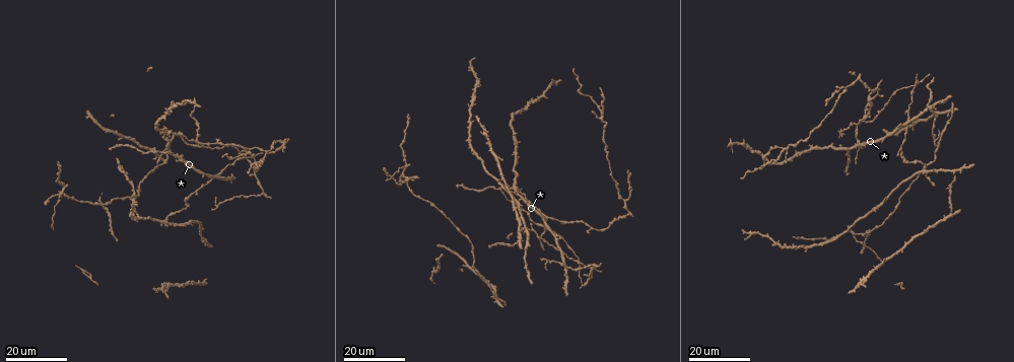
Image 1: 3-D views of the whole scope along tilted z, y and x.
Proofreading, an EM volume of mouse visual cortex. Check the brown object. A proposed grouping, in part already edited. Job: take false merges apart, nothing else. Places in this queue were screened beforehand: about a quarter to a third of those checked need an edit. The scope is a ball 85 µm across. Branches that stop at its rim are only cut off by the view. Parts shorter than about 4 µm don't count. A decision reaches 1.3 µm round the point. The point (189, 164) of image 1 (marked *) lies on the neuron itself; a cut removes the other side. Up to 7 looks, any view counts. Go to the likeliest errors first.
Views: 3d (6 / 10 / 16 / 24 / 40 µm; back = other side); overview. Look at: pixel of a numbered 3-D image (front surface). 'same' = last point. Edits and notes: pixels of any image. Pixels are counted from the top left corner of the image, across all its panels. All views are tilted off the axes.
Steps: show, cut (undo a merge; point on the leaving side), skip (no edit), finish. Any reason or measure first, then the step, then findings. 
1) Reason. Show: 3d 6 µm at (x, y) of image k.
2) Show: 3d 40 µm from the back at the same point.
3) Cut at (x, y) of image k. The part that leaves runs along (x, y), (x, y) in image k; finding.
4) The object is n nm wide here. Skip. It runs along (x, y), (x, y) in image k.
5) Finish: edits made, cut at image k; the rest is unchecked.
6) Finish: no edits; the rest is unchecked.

Three arms meet. Show: 3d 24 µm at (852, 234) of image 1.

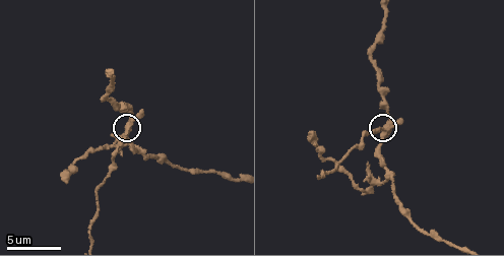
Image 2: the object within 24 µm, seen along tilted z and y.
Closer look. Show: 3d 6 µm at (382, 131) of image 2.

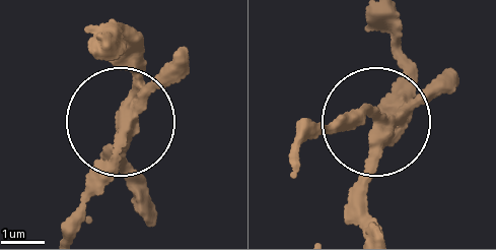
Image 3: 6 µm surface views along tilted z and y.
The object is 250 nm wide here. Cut at (167, 82) of image 3. A second neuron is stuck on.

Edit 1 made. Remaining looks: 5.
Three arms meet. Show: 3d 16 µm at (215, 144) of image 1.

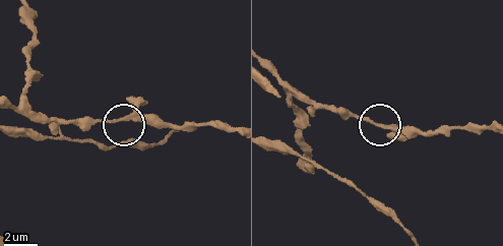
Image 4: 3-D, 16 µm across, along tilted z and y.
Show: 3d 10 µm at (129, 117) of image 4.

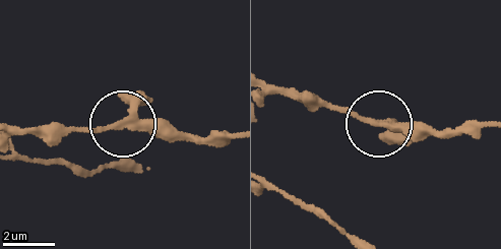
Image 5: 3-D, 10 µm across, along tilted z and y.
3 arms meet here. Skip. One neuron here.

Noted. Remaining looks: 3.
Finish: edits made, cut at image 3; the rest is unchecked.

